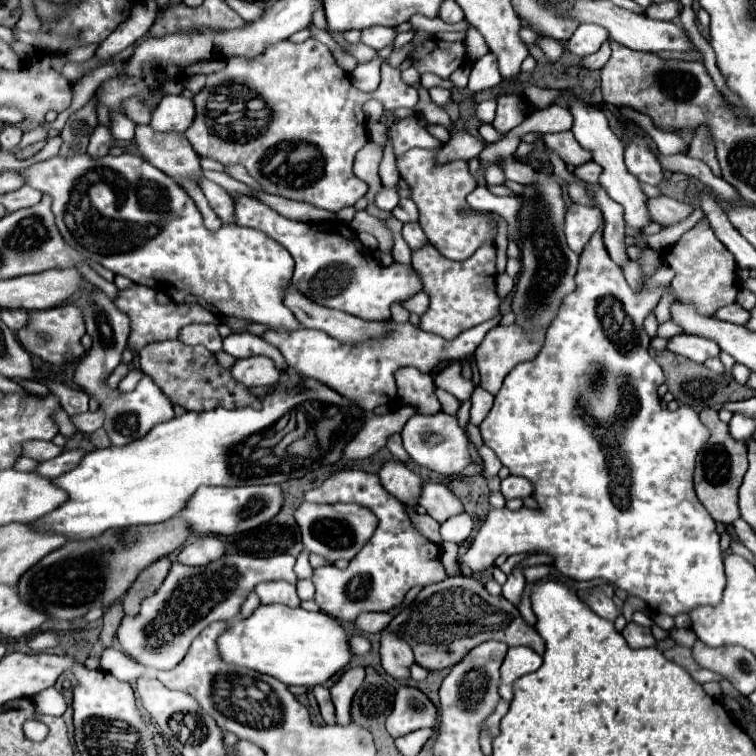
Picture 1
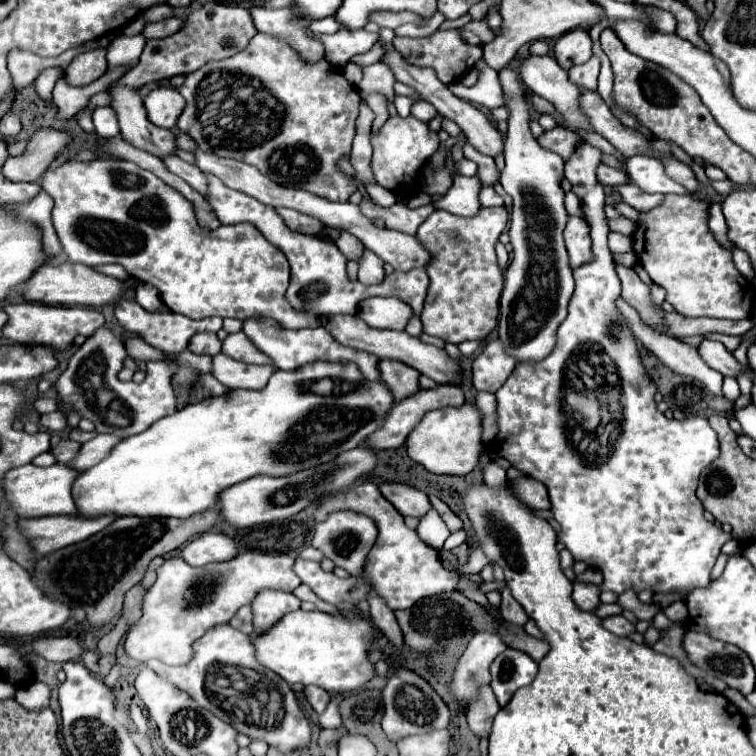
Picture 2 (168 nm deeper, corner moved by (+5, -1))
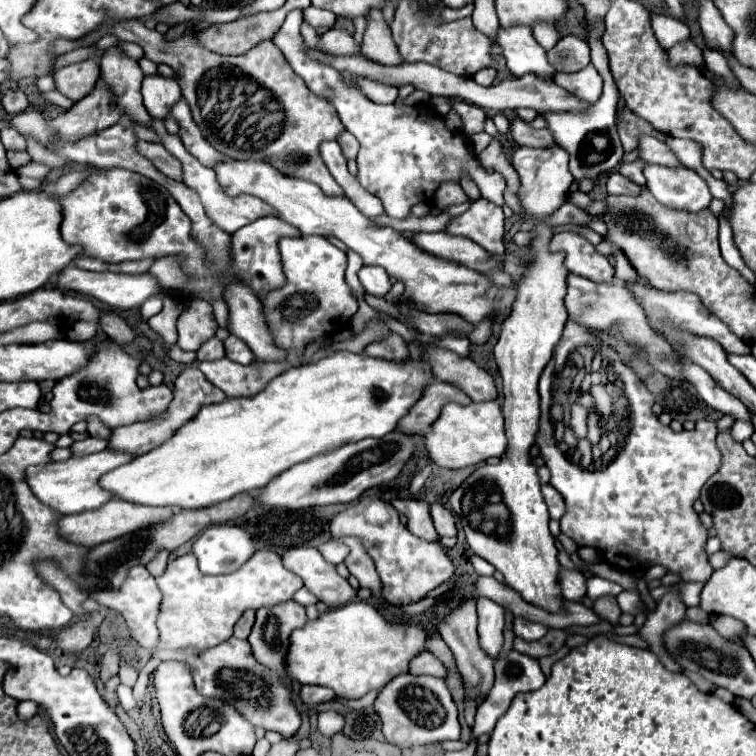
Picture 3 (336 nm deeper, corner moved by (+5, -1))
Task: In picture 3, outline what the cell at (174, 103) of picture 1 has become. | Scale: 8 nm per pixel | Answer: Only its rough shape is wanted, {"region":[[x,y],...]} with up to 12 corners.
{"region":[[145,76],[143,104],[155,118],[167,118],[181,98],[175,78]]}

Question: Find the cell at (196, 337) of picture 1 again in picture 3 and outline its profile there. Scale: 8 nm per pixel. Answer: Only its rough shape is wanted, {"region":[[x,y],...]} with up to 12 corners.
{"region":[[209,338],[197,352],[197,360],[219,360],[225,356],[223,342]]}

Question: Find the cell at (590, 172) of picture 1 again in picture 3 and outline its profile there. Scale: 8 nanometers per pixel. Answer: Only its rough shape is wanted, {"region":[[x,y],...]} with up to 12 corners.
{"region":[[639,160],[631,164],[621,164],[623,176],[635,184],[645,186],[643,168],[647,164]]}

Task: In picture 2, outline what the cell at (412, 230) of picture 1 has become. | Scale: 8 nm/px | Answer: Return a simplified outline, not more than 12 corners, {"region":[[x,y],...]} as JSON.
{"region":[[363,200],[361,212],[383,218],[387,228],[415,234],[435,210],[431,204],[411,210],[403,204],[381,208]]}

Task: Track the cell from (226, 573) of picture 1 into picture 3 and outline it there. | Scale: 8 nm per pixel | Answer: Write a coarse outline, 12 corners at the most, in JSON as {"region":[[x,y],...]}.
{"region":[[257,550],[237,572],[201,574],[185,554],[157,578],[161,648],[199,650],[239,616],[303,588]]}

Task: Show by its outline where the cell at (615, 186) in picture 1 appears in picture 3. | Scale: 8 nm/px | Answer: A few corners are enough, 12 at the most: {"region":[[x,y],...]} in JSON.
{"region":[[531,26],[497,30],[513,76],[553,76]]}

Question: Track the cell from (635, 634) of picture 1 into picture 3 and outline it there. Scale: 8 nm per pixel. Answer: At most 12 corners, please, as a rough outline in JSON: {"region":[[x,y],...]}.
{"region":[[601,596],[593,604],[601,618],[619,622],[621,610],[615,596]]}

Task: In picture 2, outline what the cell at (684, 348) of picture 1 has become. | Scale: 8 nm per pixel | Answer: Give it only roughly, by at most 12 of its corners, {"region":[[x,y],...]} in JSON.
{"region":[[703,340],[697,346],[707,366],[723,376],[737,376],[739,362],[721,344]]}

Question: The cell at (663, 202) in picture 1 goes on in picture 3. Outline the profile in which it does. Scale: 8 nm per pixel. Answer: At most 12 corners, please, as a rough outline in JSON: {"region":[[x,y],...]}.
{"region":[[611,172],[609,194],[637,196],[641,186],[629,178]]}

